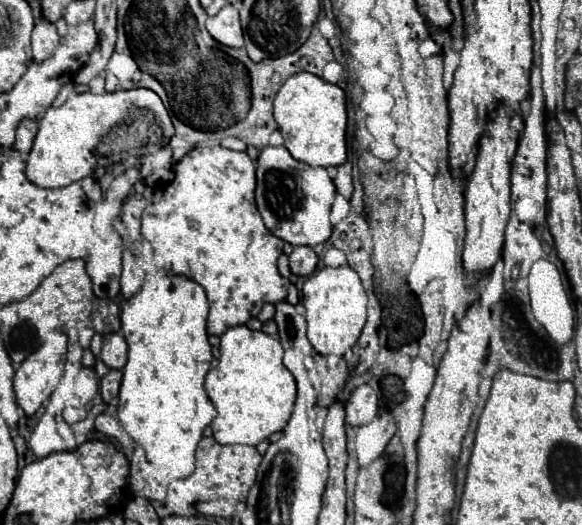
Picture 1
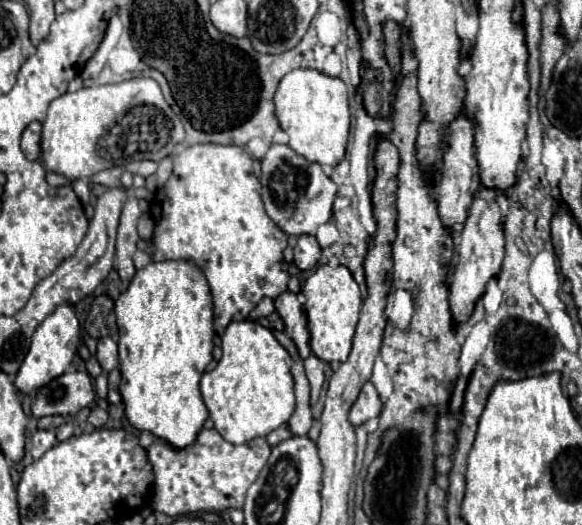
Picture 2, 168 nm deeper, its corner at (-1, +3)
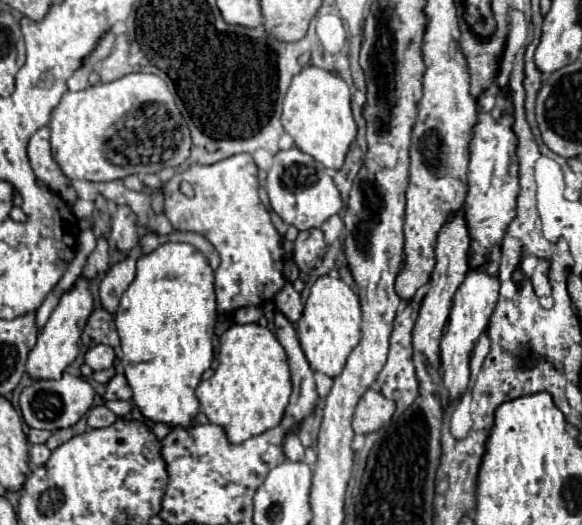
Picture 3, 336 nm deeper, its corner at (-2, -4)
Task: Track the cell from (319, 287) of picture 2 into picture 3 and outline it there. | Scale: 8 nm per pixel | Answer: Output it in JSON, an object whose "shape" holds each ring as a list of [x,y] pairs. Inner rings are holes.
{"shape":[[[330,275],[320,277],[310,291],[302,317],[296,321],[300,345],[310,367],[328,377],[340,375],[350,351],[360,343],[360,301],[358,295],[342,281]]]}

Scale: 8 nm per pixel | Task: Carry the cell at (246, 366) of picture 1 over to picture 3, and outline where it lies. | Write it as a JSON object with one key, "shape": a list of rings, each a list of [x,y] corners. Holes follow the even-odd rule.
{"shape":[[[234,323],[220,337],[218,361],[220,365],[214,375],[200,381],[196,387],[200,411],[208,417],[208,421],[220,425],[232,443],[242,443],[270,427],[276,427],[288,407],[292,383],[286,351],[274,333],[258,323]]]}

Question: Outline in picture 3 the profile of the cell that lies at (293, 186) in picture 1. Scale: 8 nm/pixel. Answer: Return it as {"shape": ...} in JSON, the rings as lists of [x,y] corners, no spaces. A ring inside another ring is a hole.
{"shape":[[[296,147],[276,153],[274,163],[268,171],[266,191],[270,197],[272,209],[284,219],[284,223],[294,225],[298,231],[320,227],[328,217],[332,217],[334,213],[340,213],[344,207],[332,177],[326,173],[326,167],[318,163],[312,155]]]}

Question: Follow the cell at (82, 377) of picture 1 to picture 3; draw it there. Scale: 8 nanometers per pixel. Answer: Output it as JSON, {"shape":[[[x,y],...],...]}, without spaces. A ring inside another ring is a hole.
{"shape":[[[64,371],[60,379],[48,379],[48,381],[38,379],[32,385],[24,387],[18,405],[28,427],[56,431],[76,425],[78,419],[86,415],[88,409],[92,407],[92,399],[94,399],[94,389],[90,387],[90,383],[78,375],[70,375],[68,371]]]}

